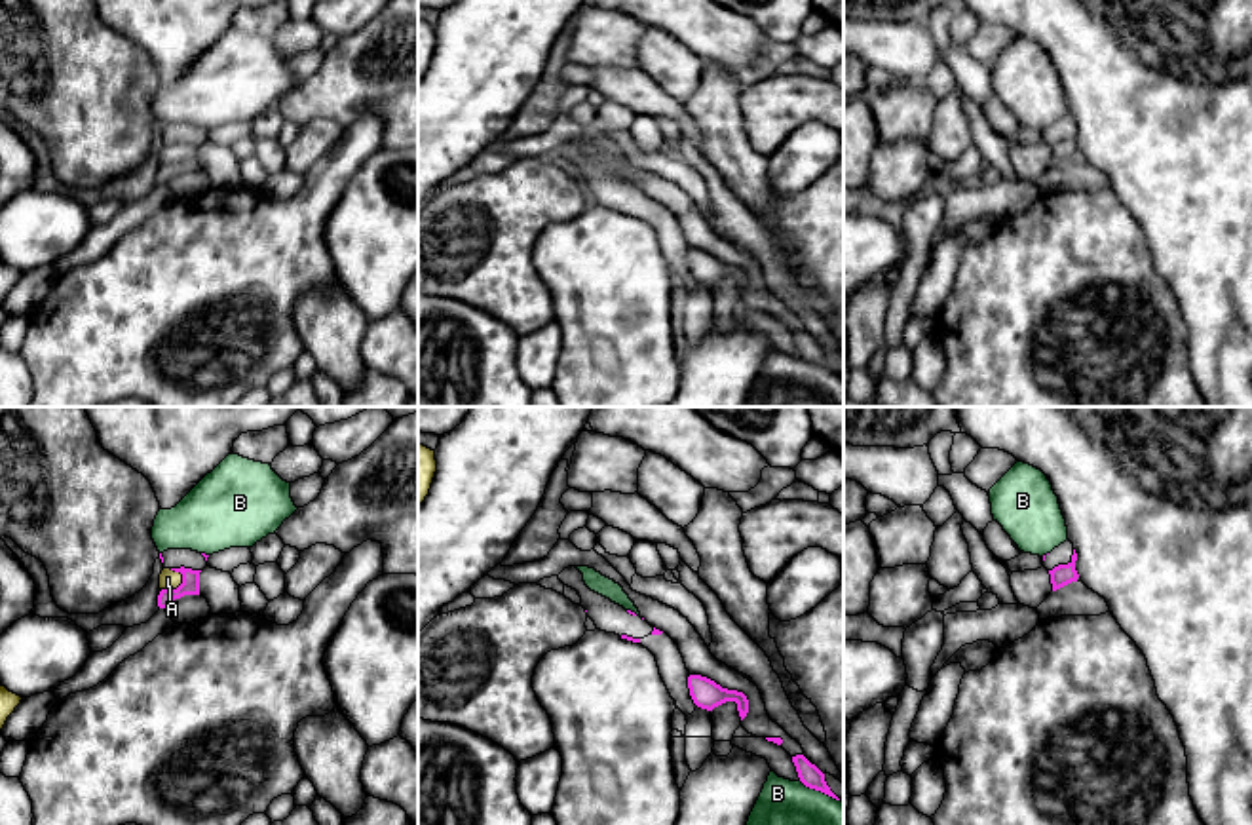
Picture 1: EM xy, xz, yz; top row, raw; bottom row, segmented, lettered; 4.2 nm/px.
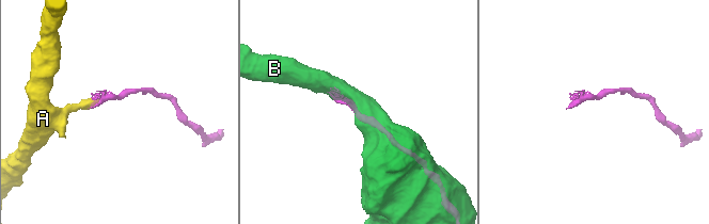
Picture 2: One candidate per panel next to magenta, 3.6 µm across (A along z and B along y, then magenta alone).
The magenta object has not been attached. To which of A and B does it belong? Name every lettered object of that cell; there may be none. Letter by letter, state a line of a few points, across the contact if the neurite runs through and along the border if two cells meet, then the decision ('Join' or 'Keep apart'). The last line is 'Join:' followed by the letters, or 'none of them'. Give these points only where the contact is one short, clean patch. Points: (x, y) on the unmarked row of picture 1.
A: Line: xy (190, 153), (177, 162), (168, 153). Join
B: Keep apart
Join: A

